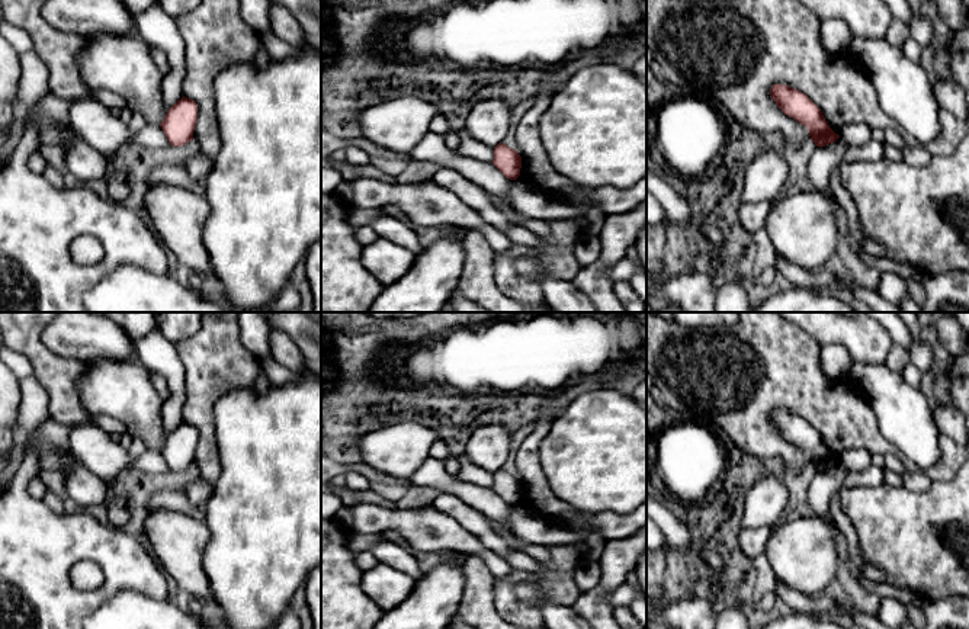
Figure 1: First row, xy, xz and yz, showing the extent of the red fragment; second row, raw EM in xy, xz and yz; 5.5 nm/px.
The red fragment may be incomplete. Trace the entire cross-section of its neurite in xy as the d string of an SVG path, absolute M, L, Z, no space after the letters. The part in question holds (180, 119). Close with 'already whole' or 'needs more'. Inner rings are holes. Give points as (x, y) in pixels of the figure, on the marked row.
M183 96L167 110L160 126L169 142L174 147L180 147L193 139L196 122L198 105L195 100Z | already whole

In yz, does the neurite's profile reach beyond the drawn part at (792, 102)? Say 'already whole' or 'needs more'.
already whole

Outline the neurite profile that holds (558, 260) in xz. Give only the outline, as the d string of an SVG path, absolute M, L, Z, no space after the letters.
M578 219L546 221L551 227L554 241L542 240L536 251L545 275L559 280L571 282L580 272L581 264L575 259L575 244L584 234Z

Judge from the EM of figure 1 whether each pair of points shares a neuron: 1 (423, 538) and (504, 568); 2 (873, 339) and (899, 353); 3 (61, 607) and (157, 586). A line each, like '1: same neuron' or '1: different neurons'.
1: same neuron
2: different neurons
3: same neuron

